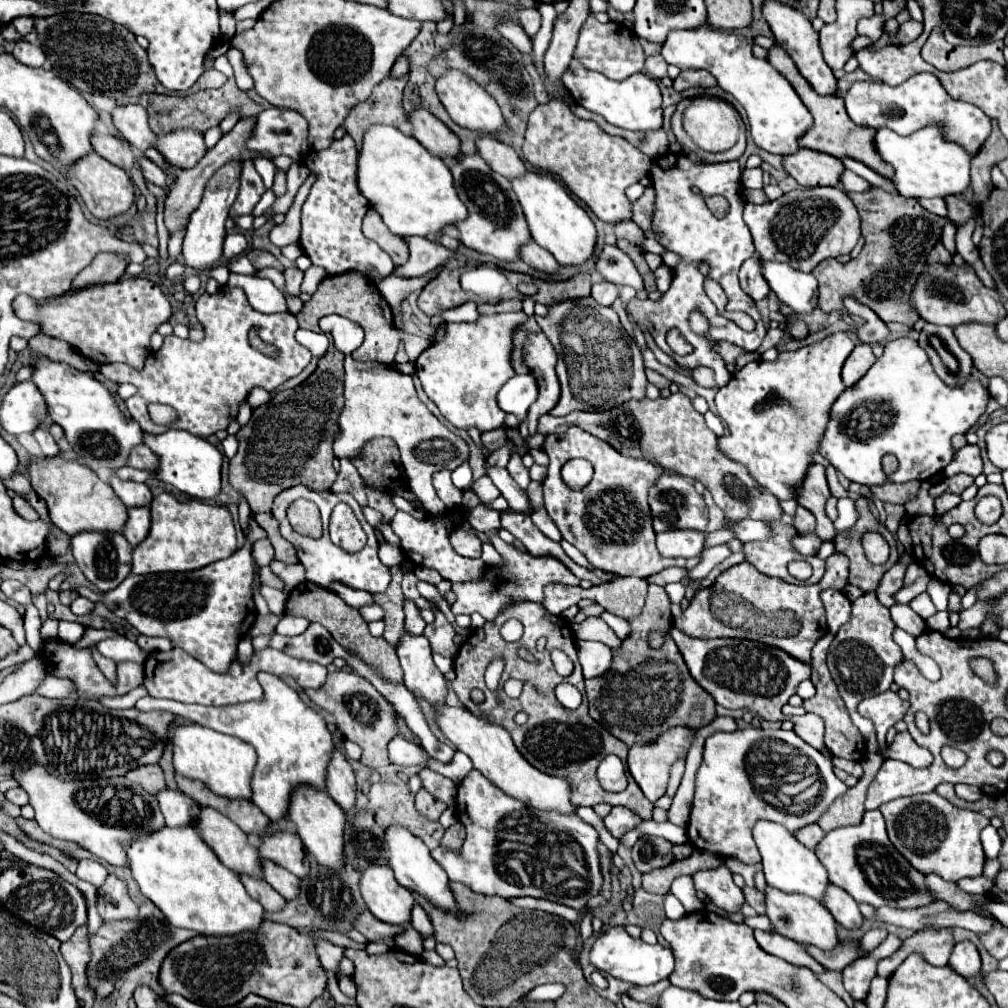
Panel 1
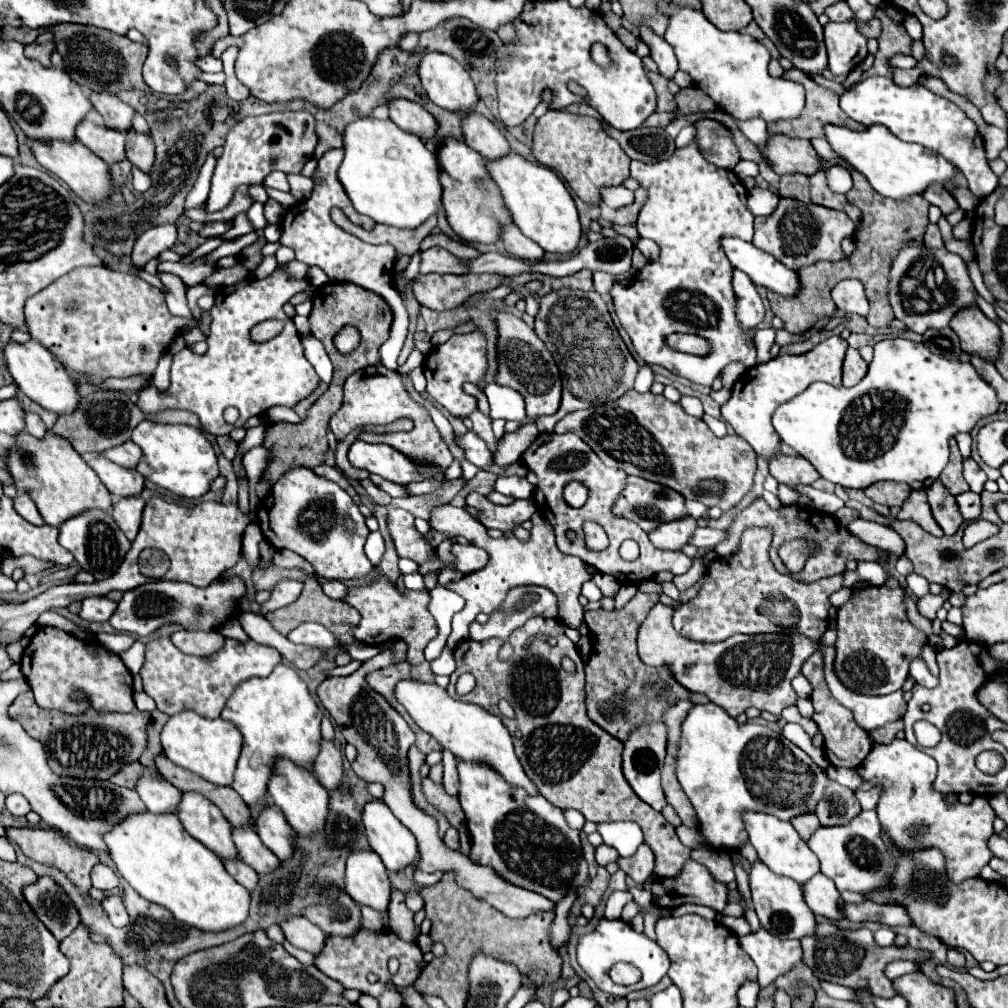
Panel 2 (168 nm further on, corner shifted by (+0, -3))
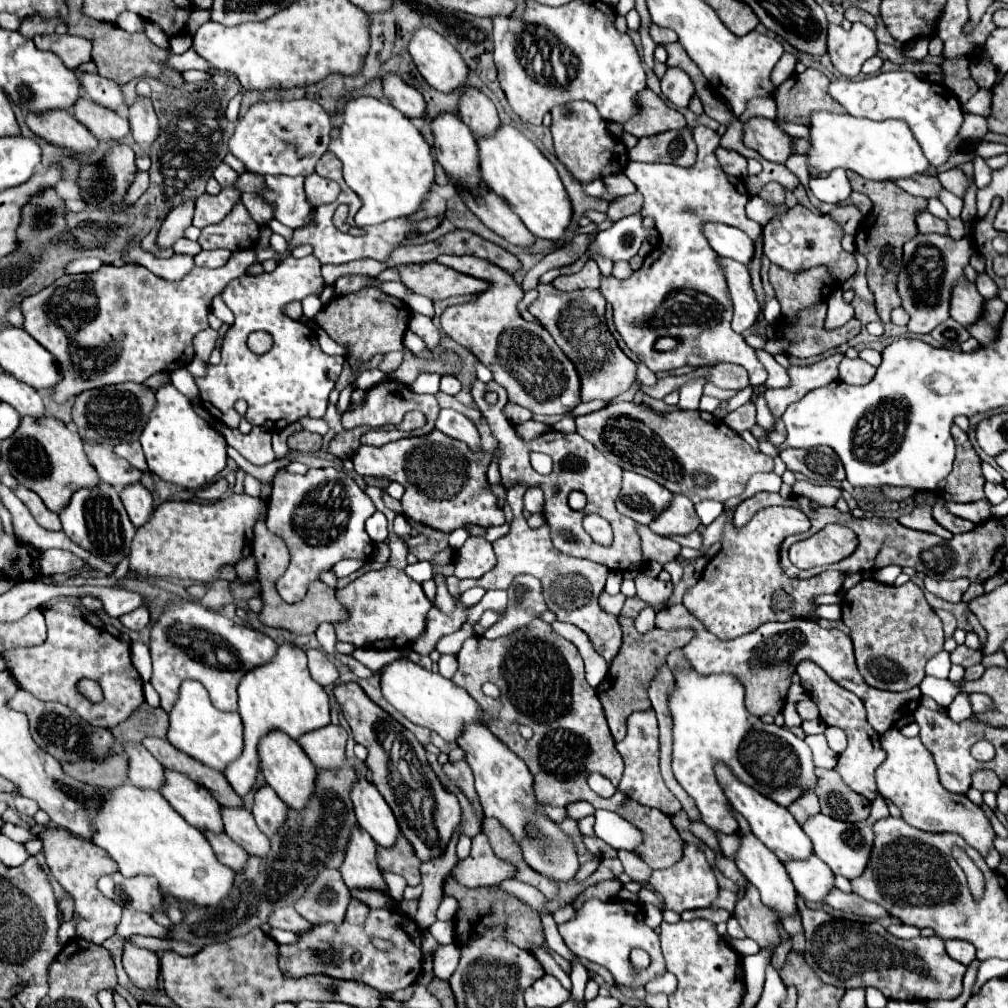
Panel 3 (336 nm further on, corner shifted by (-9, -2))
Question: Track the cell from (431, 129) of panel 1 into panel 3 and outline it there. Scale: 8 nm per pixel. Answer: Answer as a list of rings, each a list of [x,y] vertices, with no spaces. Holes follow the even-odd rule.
[[[385,75],[383,77],[383,93],[385,93],[385,99],[395,107],[399,109],[403,115],[407,115],[409,119],[411,117],[427,117],[427,103],[423,99],[423,95],[407,85],[401,77],[397,75]]]

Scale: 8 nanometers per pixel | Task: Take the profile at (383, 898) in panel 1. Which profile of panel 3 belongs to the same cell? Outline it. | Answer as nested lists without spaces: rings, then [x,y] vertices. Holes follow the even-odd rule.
[[[353,829],[351,833],[341,875],[349,889],[375,889],[387,893],[387,883],[377,863],[377,843],[361,829]]]

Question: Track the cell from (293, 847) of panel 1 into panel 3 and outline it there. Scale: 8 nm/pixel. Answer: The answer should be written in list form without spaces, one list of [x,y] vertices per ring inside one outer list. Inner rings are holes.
[[[269,785],[261,787],[255,793],[253,817],[255,817],[257,825],[259,825],[259,829],[267,837],[275,835],[283,827],[283,823],[287,819],[287,811],[289,811],[289,807],[277,797],[277,793]]]

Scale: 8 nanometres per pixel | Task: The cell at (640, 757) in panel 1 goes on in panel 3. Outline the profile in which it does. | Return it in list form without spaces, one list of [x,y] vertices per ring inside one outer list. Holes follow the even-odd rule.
[[[639,711],[629,717],[627,725],[627,737],[617,743],[617,751],[621,753],[625,761],[625,773],[621,779],[621,791],[627,793],[631,799],[639,801],[641,805],[655,807],[663,811],[665,815],[673,815],[681,811],[681,803],[675,799],[675,795],[667,789],[661,771],[659,771],[659,727],[657,727],[657,717],[655,711]]]

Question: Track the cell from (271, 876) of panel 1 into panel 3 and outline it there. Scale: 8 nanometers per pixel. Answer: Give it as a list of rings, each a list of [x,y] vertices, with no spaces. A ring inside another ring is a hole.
[[[223,807],[223,823],[225,823],[225,833],[237,845],[241,845],[249,855],[257,855],[257,857],[269,855],[271,841],[259,831],[251,811]]]

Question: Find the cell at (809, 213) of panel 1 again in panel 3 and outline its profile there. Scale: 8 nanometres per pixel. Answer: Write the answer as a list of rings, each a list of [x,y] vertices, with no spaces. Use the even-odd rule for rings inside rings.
[[[795,205],[785,215],[773,217],[763,227],[763,255],[771,259],[771,263],[787,269],[787,271],[803,271],[815,265],[827,265],[833,271],[833,277],[837,281],[845,281],[851,277],[857,269],[857,261],[853,253],[847,253],[841,247],[843,239],[841,227],[837,227],[837,221],[829,215],[815,215],[803,205]]]

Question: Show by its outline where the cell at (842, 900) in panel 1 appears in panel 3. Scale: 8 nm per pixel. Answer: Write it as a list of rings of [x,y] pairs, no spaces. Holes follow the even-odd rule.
[[[811,855],[807,861],[787,861],[787,873],[797,887],[797,893],[805,901],[823,903],[825,895],[835,887],[835,875],[829,867],[817,857]]]

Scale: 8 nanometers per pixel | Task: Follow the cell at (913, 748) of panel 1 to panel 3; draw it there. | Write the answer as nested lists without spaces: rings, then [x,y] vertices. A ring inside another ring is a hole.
[[[889,729],[881,735],[881,745],[887,753],[885,763],[881,763],[875,771],[877,789],[885,799],[891,799],[899,809],[901,817],[915,829],[929,833],[959,833],[973,849],[977,849],[983,857],[989,855],[995,841],[995,831],[985,815],[985,811],[973,805],[965,795],[955,795],[945,791],[939,783],[937,765],[933,755],[925,749],[919,737],[905,737],[899,729]]]

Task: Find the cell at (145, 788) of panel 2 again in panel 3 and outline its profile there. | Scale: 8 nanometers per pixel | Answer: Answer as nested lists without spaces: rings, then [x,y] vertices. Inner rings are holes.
[[[125,743],[125,751],[129,755],[129,783],[159,791],[165,785],[163,765],[141,743]]]

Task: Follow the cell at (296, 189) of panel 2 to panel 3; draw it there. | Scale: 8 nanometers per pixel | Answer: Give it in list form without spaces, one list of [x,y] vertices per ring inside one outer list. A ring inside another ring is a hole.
[[[317,173],[305,177],[305,195],[307,195],[307,201],[313,207],[327,205],[327,203],[335,201],[337,193],[341,193],[341,189],[339,189],[339,185],[335,181],[321,179]]]

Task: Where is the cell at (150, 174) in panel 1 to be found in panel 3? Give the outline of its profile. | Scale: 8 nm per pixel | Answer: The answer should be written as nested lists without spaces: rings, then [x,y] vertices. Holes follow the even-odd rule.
[[[135,99],[135,103],[129,107],[129,123],[135,143],[149,147],[157,141],[159,121],[149,99]]]

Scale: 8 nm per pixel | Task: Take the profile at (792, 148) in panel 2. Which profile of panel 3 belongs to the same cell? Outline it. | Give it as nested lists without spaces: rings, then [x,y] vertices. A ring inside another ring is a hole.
[[[755,117],[743,125],[743,131],[745,145],[759,151],[769,161],[785,163],[793,155],[793,137],[771,119]]]

